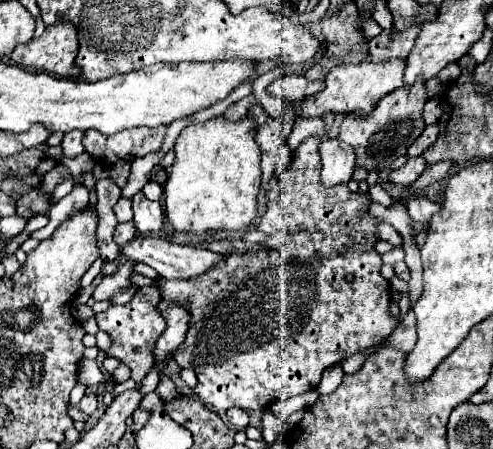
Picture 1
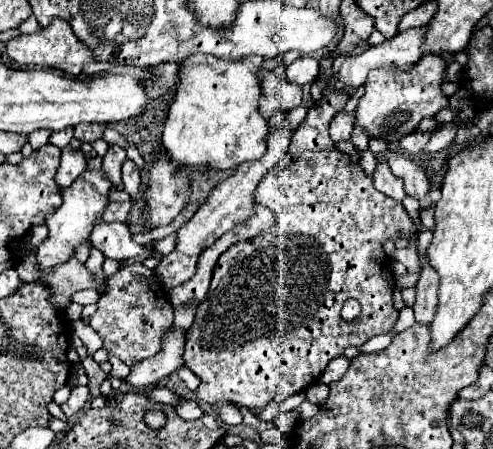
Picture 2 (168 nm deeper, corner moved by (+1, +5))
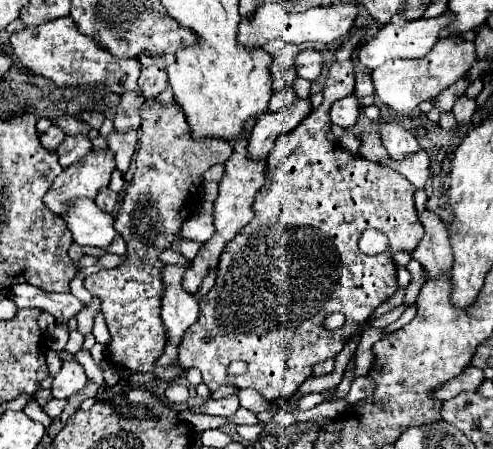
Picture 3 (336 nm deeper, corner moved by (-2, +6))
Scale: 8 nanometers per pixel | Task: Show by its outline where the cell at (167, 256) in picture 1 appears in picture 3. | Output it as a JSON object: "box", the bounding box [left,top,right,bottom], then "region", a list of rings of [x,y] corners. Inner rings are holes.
{"box":[61,198,115,248],"region":[[[89,198],[71,200],[67,212],[63,212],[61,218],[71,230],[73,240],[81,246],[105,248],[115,238],[113,216],[107,212],[101,212],[97,204]]]}

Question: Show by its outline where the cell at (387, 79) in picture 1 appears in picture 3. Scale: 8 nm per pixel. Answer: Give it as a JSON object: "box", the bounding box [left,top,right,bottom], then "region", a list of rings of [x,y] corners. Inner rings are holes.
{"box":[359,12,453,68],"region":[[[445,12],[437,18],[421,18],[421,20],[405,20],[403,14],[395,14],[389,24],[385,24],[377,36],[373,36],[369,42],[363,44],[359,52],[359,62],[367,68],[377,68],[387,60],[393,58],[423,58],[431,52],[431,48],[437,44],[439,34],[453,22],[453,12]]]}

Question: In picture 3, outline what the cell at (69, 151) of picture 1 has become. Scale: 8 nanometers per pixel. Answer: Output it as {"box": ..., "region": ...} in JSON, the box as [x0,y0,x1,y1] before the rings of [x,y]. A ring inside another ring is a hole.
{"box":[39,124,65,150],"region":[[[51,124],[51,126],[47,128],[47,132],[39,134],[41,146],[47,148],[47,150],[55,150],[55,148],[61,144],[63,138],[65,138],[65,134],[63,134],[63,132],[59,130],[59,126],[55,126],[55,124]]]}

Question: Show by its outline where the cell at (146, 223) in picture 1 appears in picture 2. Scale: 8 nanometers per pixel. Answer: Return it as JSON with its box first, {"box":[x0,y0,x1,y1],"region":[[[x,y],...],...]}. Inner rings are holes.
{"box":[122,161,142,201],"region":[[[126,161],[122,165],[122,183],[124,183],[124,189],[130,193],[132,201],[138,201],[140,189],[142,189],[142,179],[140,179],[140,169],[132,161]]]}

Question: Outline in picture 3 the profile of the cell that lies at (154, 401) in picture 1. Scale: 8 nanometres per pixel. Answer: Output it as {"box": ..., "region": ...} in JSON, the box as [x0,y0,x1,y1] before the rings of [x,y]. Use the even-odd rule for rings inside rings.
{"box":[191,394,239,418],"region":[[[233,394],[233,396],[225,396],[221,400],[207,400],[201,406],[193,406],[191,410],[203,412],[203,414],[211,414],[211,416],[225,416],[225,418],[229,418],[229,416],[233,416],[237,412],[237,408],[239,408],[239,400]]]}

